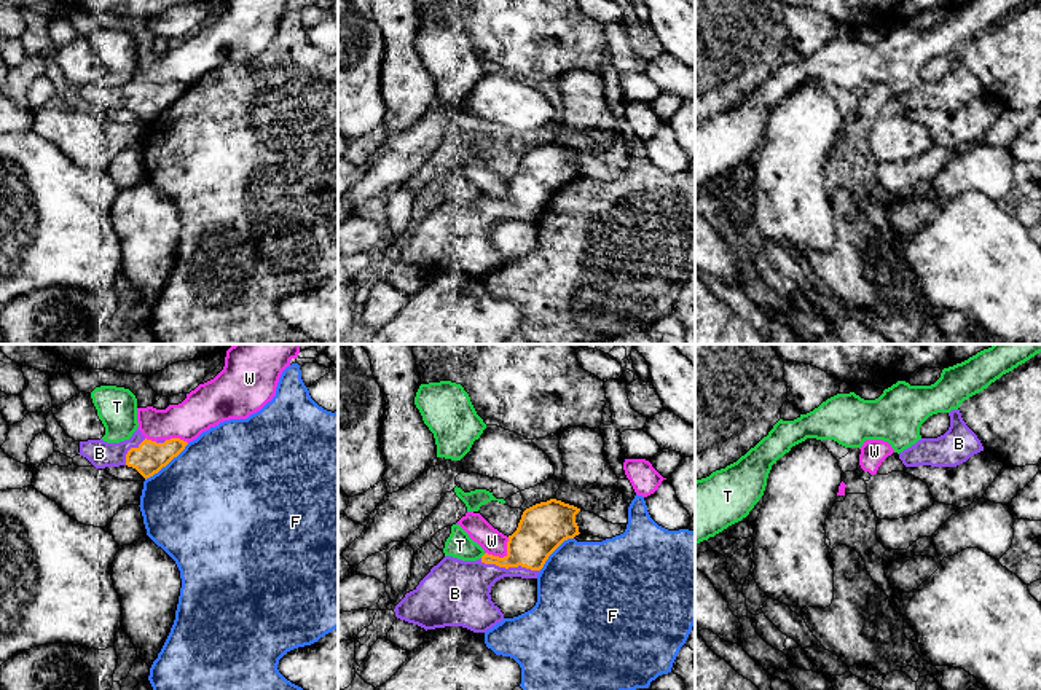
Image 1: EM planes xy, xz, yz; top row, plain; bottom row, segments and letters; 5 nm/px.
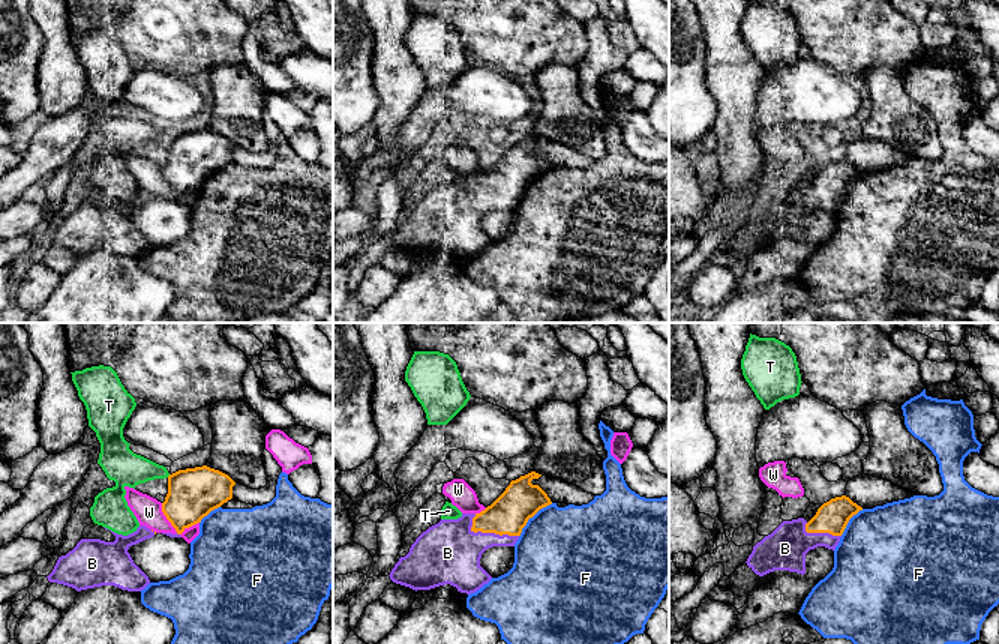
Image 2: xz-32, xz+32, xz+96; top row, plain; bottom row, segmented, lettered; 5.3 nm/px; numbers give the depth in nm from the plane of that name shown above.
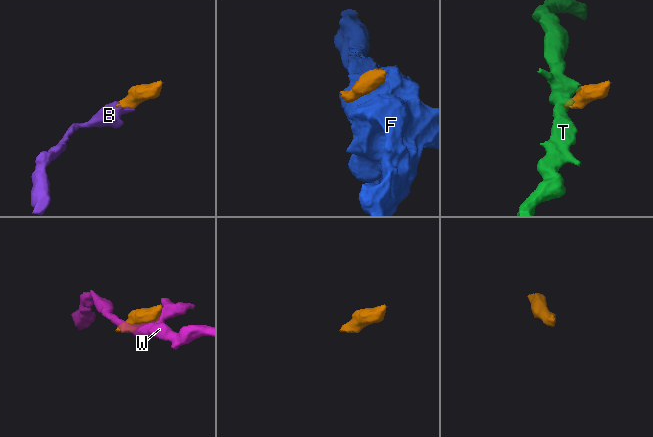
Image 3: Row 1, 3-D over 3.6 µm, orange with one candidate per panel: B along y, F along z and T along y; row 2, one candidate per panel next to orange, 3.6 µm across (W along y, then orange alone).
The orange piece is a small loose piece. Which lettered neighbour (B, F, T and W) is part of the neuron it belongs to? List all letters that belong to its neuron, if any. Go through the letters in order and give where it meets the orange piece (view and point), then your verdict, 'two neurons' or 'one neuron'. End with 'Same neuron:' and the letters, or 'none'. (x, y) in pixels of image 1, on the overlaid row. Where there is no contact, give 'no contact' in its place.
B: meets orange in xz at (510, 566); one neuron
F: meets orange in xy at (166, 464); two neurons
T: meets orange in xz at (483, 555); two neurons
W: meets orange in xz at (504, 556); two neurons
Same neuron: B

